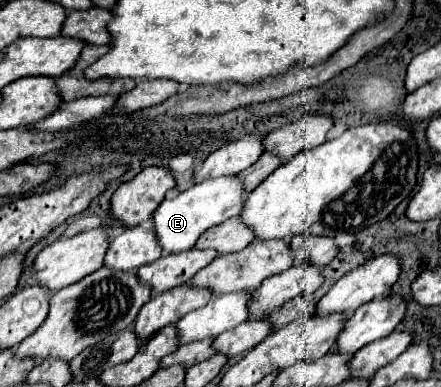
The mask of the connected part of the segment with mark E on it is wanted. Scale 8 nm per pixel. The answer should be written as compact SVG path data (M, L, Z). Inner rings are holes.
M220 177L220 179L196 183L190 189L182 191L180 195L172 199L164 199L160 207L154 211L154 231L162 247L162 255L172 255L172 253L182 253L192 249L196 239L206 229L236 217L240 213L240 205L244 197L246 193L238 177Z

